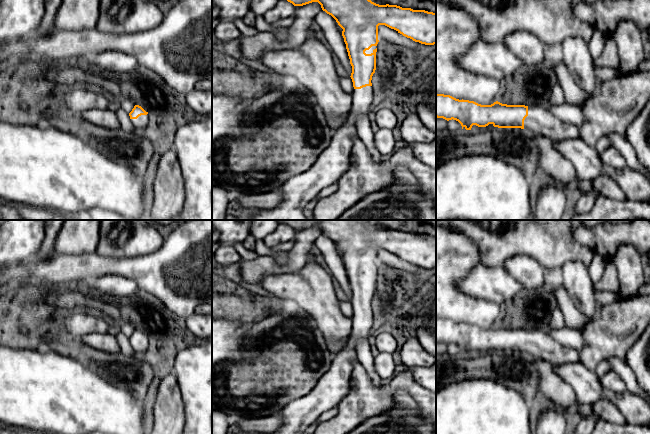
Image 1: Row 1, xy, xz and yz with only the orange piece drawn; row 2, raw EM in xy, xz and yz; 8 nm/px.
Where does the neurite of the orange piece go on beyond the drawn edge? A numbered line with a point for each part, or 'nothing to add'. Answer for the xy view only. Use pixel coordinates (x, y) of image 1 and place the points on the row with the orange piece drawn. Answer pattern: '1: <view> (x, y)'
1: xy (140, 123)

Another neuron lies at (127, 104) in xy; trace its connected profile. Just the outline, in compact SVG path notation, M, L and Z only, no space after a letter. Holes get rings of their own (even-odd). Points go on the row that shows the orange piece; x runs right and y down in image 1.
M123 96L120 101L120 107L127 113L130 113L132 109L134 108L135 103L132 99L129 97Z

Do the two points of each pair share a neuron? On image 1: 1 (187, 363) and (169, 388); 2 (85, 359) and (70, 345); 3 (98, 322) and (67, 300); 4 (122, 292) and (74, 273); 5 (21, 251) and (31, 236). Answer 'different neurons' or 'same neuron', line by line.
1: different neurons
2: same neuron
3: different neurons
4: different neurons
5: same neuron

